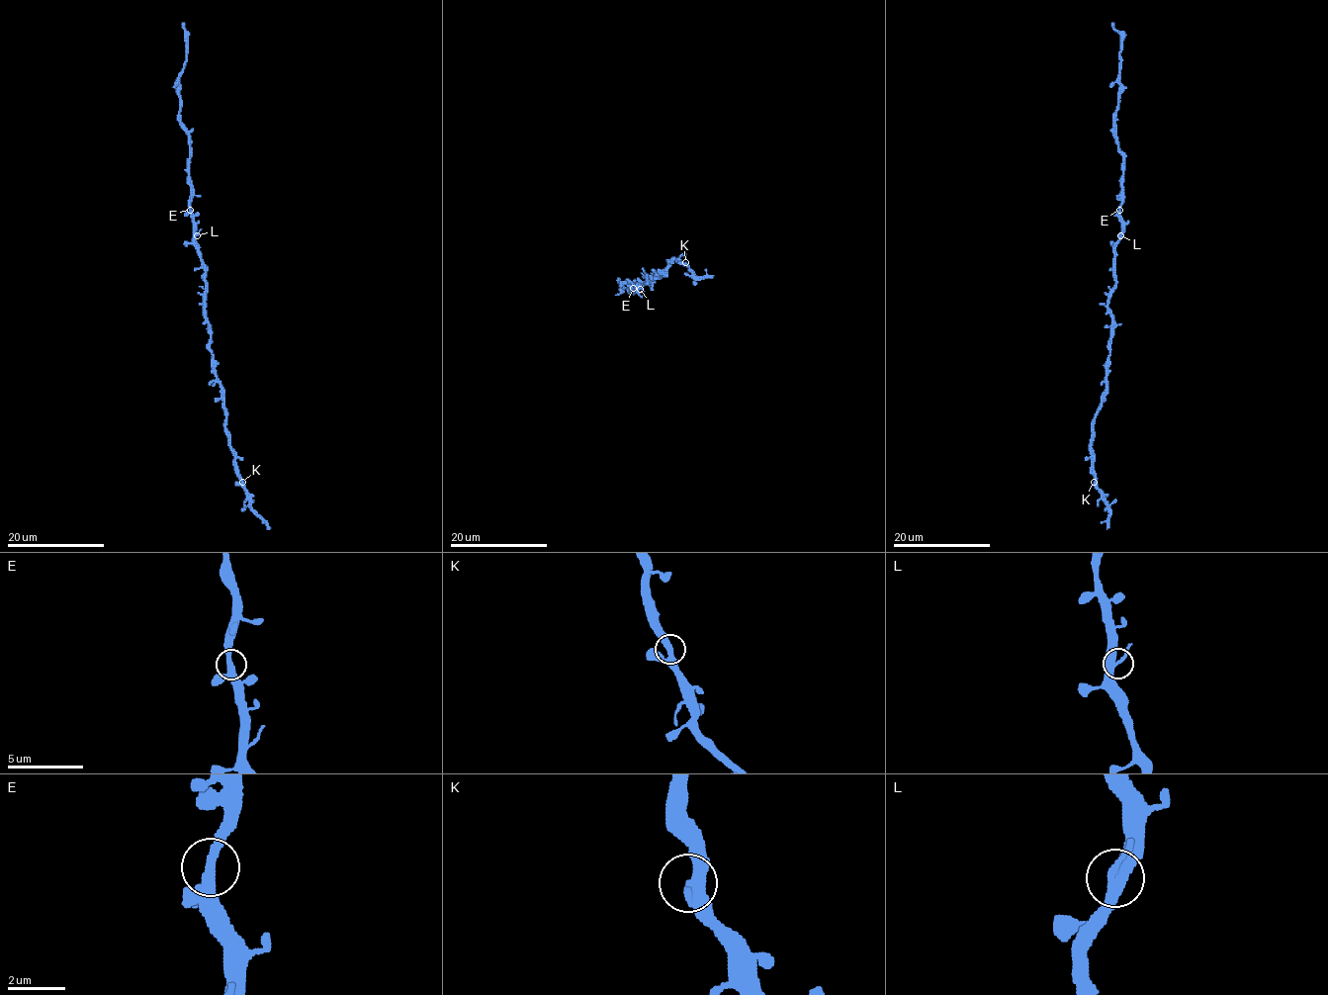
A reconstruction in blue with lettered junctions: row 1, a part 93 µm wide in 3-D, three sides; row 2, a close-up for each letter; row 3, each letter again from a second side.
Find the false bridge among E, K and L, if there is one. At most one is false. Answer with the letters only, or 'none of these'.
none of these

